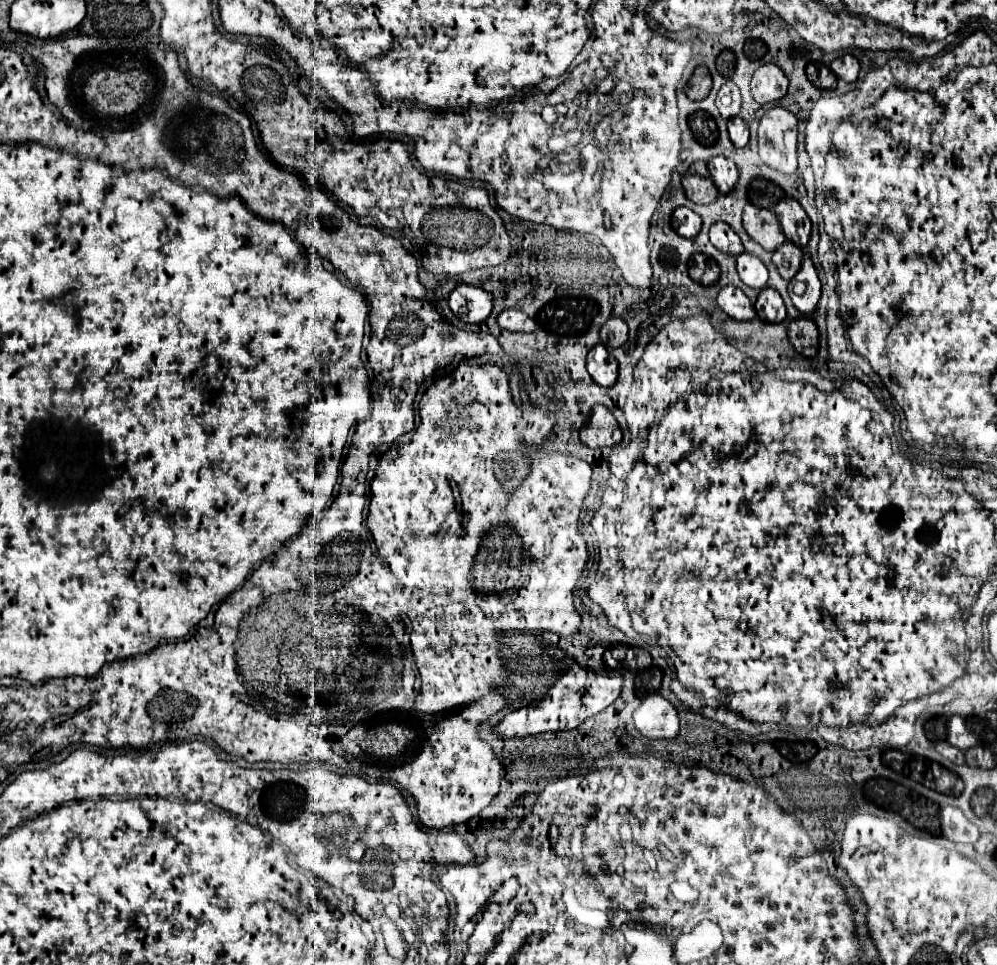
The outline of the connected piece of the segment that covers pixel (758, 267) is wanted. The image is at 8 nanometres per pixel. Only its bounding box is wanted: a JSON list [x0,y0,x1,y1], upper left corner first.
[737,253,767,289]

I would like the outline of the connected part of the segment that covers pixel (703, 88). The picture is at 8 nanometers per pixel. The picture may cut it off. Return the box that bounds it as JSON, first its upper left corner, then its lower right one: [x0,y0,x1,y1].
[685,65,713,101]

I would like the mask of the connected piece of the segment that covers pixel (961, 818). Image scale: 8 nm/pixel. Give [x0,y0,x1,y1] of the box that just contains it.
[941,807,981,843]

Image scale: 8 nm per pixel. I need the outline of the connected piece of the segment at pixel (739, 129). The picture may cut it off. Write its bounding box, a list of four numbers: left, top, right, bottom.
[727,117,749,147]

